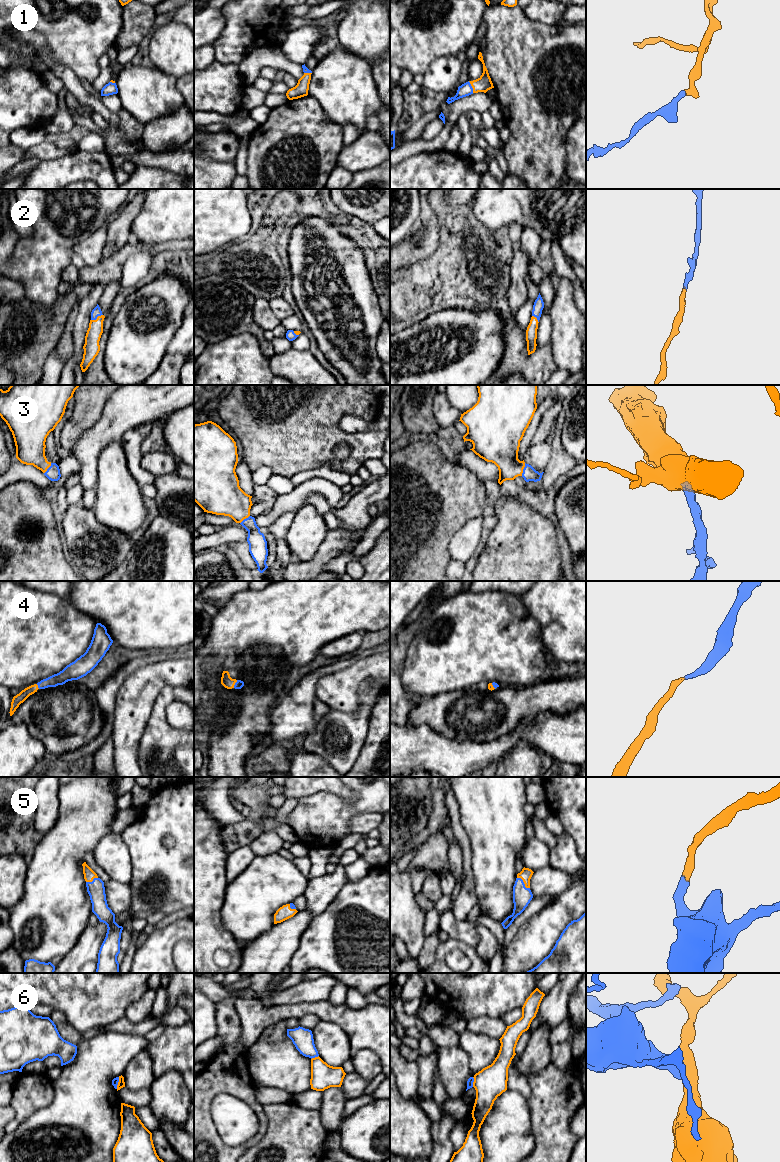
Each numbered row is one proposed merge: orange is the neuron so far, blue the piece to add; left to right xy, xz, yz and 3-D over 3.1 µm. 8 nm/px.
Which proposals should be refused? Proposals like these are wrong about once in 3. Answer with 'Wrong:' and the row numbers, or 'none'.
Wrong: 6

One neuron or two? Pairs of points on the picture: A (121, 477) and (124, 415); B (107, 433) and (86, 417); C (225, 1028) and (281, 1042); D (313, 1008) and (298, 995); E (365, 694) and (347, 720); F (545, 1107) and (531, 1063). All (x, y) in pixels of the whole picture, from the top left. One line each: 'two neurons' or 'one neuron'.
A: two neurons
B: two neurons
C: two neurons
D: two neurons
E: one neuron
F: two neurons

